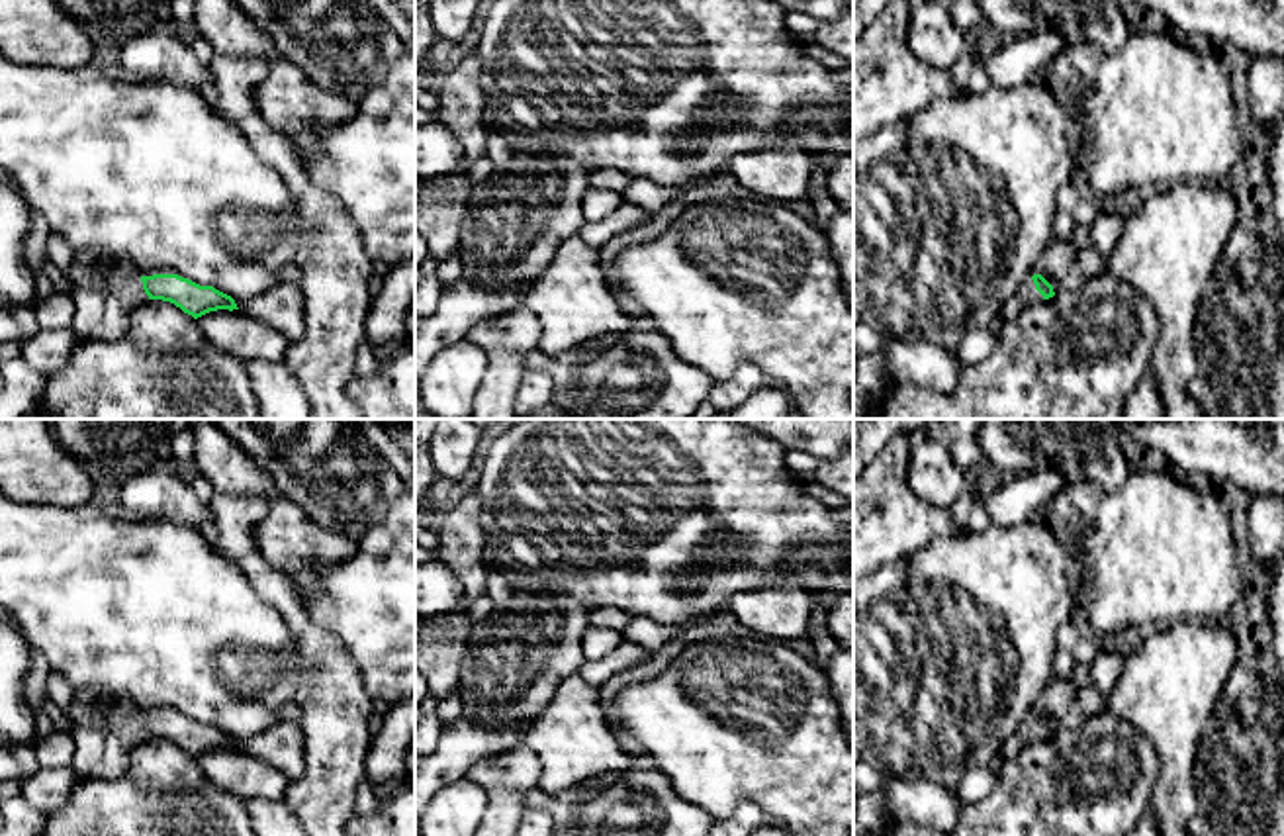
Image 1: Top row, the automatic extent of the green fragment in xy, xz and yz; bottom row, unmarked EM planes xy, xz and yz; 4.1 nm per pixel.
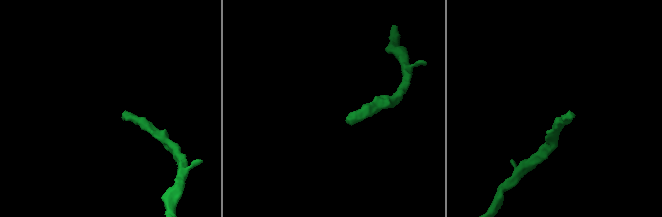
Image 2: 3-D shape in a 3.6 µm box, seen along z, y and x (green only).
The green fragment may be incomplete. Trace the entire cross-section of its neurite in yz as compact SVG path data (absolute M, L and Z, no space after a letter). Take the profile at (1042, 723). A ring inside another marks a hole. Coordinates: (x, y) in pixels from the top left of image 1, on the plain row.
M1049 677L1032 703L1032 713L1002 742L1000 756L1014 758L1026 744L1073 730L1108 709L1094 683L1077 687L1073 679Z

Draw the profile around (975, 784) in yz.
M986 766L969 767L955 785L953 793L963 807L973 805L990 793L994 781L996 781L996 773L990 771Z

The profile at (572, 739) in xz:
M577 673L558 687L523 740L542 766L538 787L544 793L558 795L599 773L632 767L632 756L617 740L609 717L599 687Z

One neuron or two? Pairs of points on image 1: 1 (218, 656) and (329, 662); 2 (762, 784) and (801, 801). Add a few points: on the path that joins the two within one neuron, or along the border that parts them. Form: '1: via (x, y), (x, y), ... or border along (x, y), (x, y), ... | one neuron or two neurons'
1: border along (282, 617), (298, 650), (298, 688), (292, 699) | two neurons
2: via (772, 784), (783, 784), (791, 791) | one neuron

